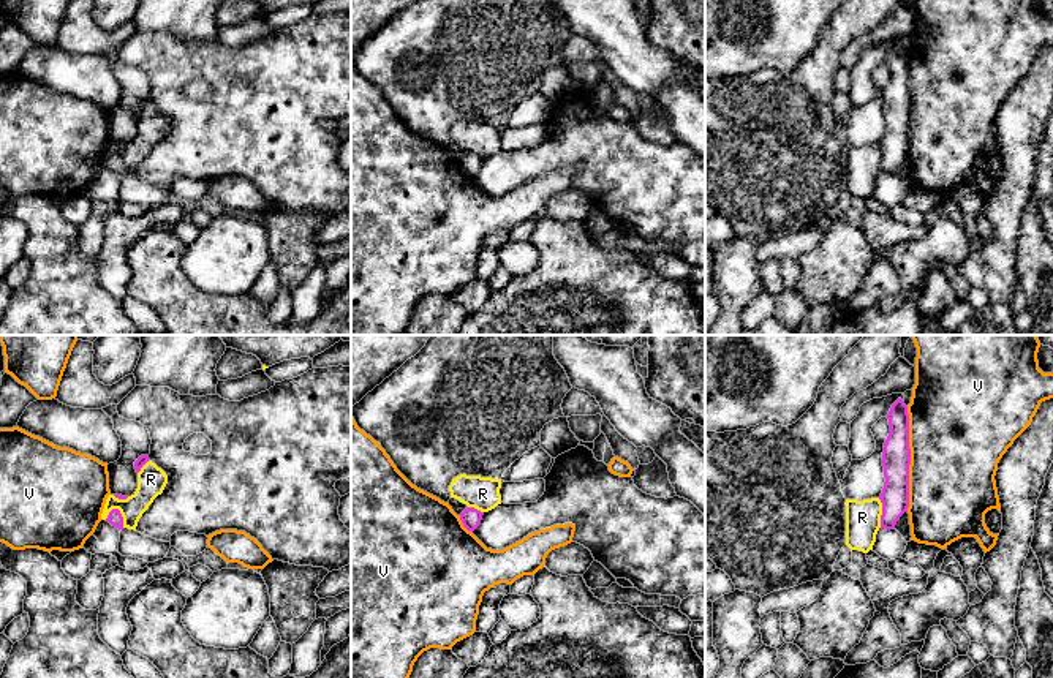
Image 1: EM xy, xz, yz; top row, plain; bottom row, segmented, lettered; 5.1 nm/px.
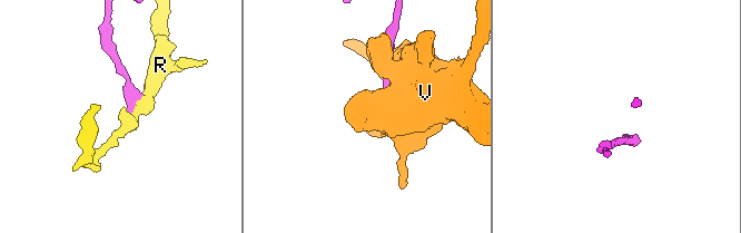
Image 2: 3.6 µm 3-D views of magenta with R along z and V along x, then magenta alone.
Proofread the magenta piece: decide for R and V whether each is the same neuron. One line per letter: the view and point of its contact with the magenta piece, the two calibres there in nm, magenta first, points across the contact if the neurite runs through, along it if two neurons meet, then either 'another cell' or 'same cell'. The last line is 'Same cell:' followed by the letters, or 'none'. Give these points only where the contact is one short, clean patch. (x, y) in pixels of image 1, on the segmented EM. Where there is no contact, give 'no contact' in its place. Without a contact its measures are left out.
R: contact xy (120, 516); calibres 70 and 140 nm; another cell
V: contact yz (909, 459); calibres 140 and 480 nm; another cell
Same cell: none

